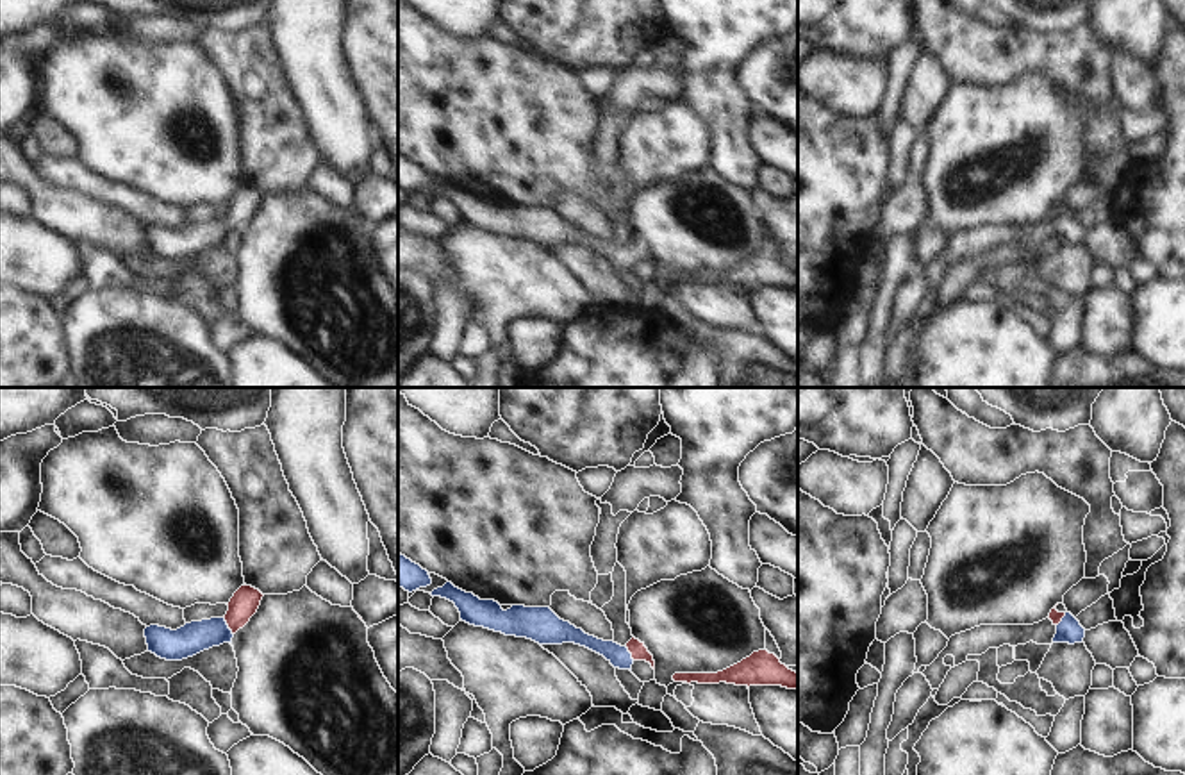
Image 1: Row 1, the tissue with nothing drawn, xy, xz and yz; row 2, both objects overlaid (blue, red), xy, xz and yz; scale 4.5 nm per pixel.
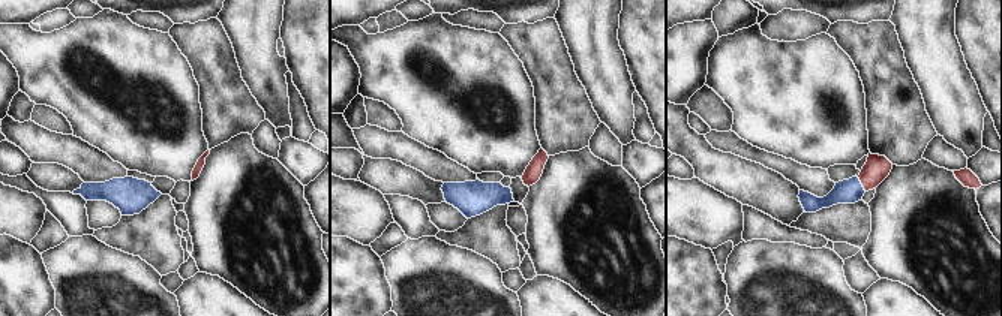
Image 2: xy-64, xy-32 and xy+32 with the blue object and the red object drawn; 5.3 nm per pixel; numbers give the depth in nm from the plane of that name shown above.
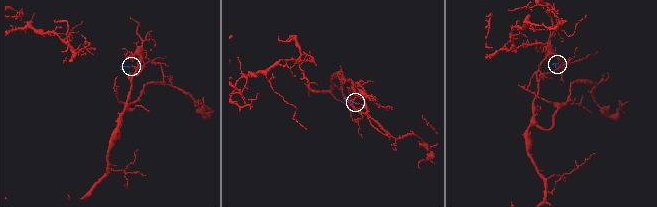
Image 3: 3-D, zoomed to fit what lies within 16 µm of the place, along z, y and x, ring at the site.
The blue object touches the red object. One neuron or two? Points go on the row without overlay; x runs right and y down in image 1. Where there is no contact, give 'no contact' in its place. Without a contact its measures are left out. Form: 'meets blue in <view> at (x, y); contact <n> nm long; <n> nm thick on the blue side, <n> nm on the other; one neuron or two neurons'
meets blue in xy at (227, 225); contact 100 nm long; 140 nm thick on the blue side, 130 nm on the other; one neuron

